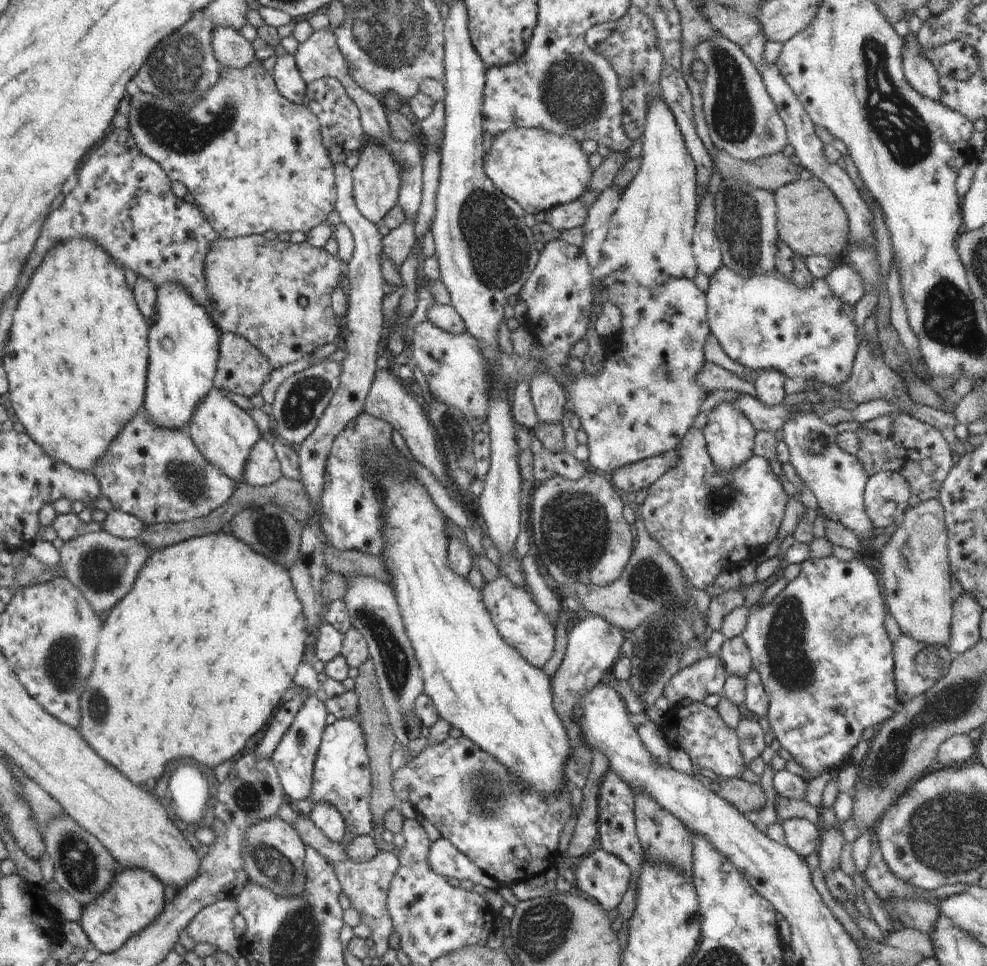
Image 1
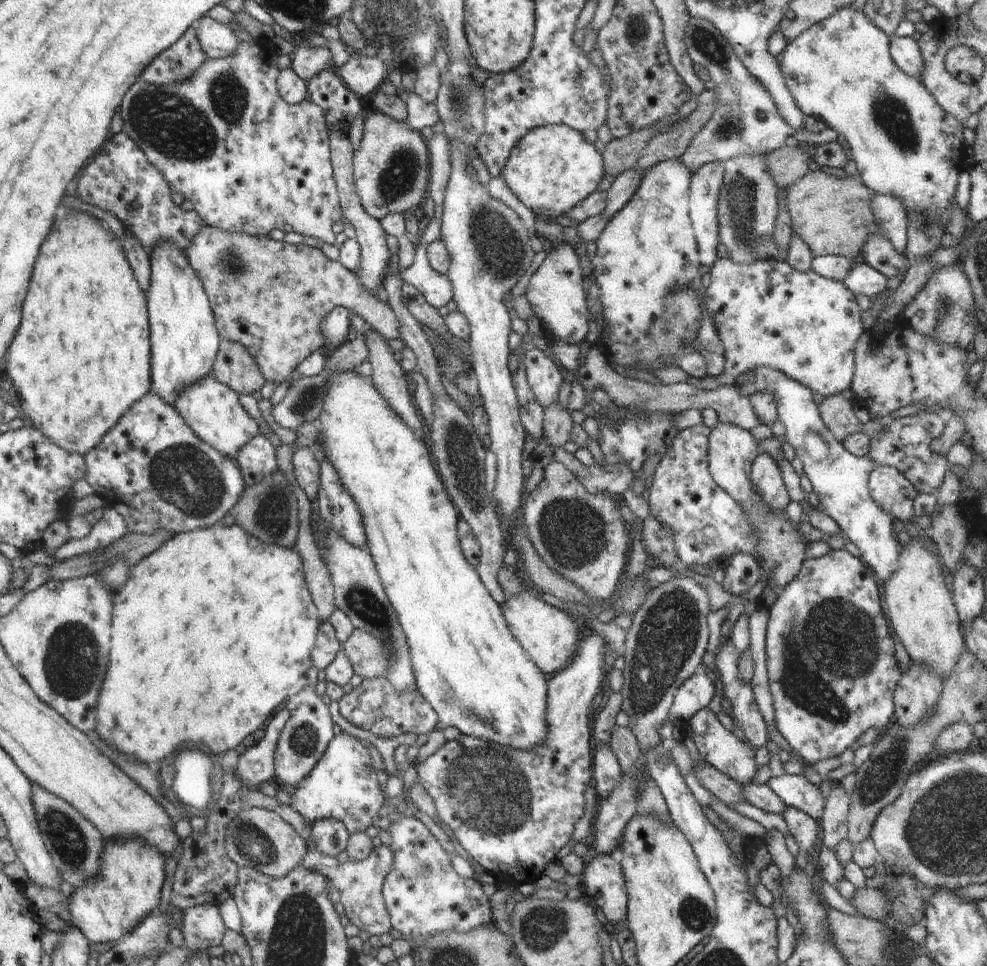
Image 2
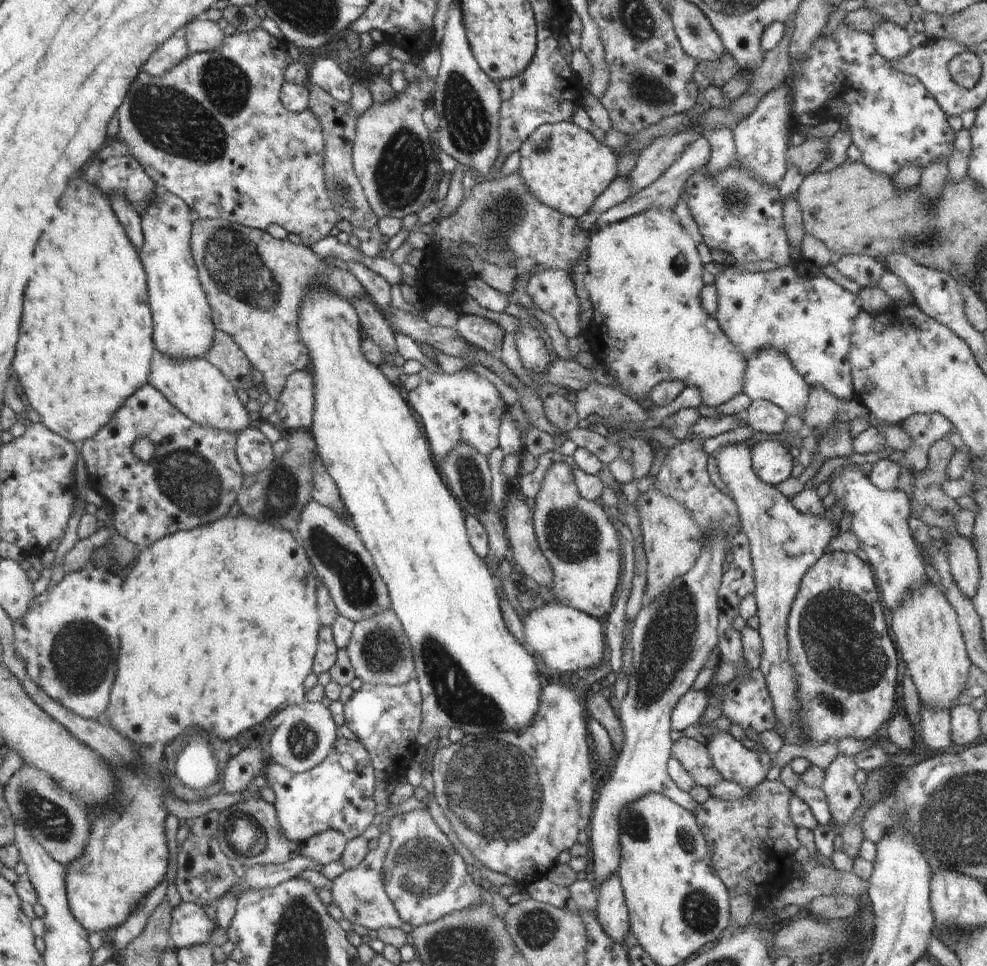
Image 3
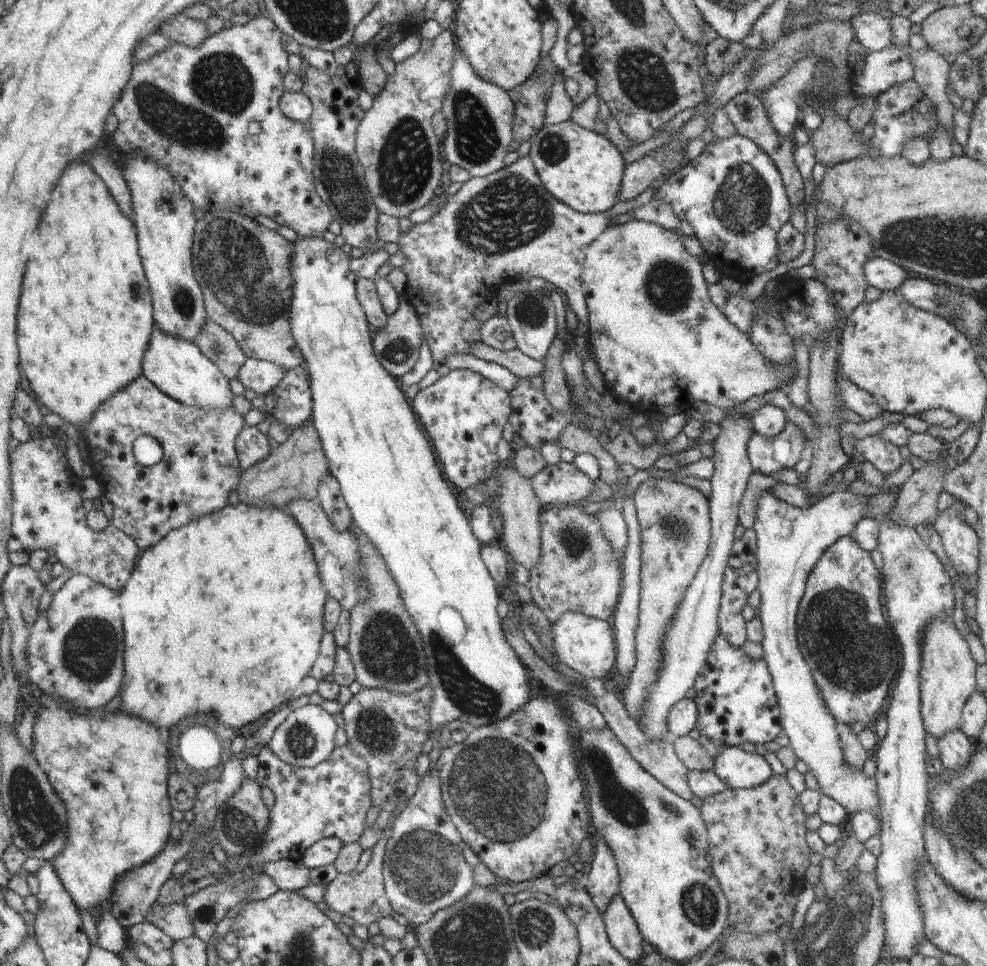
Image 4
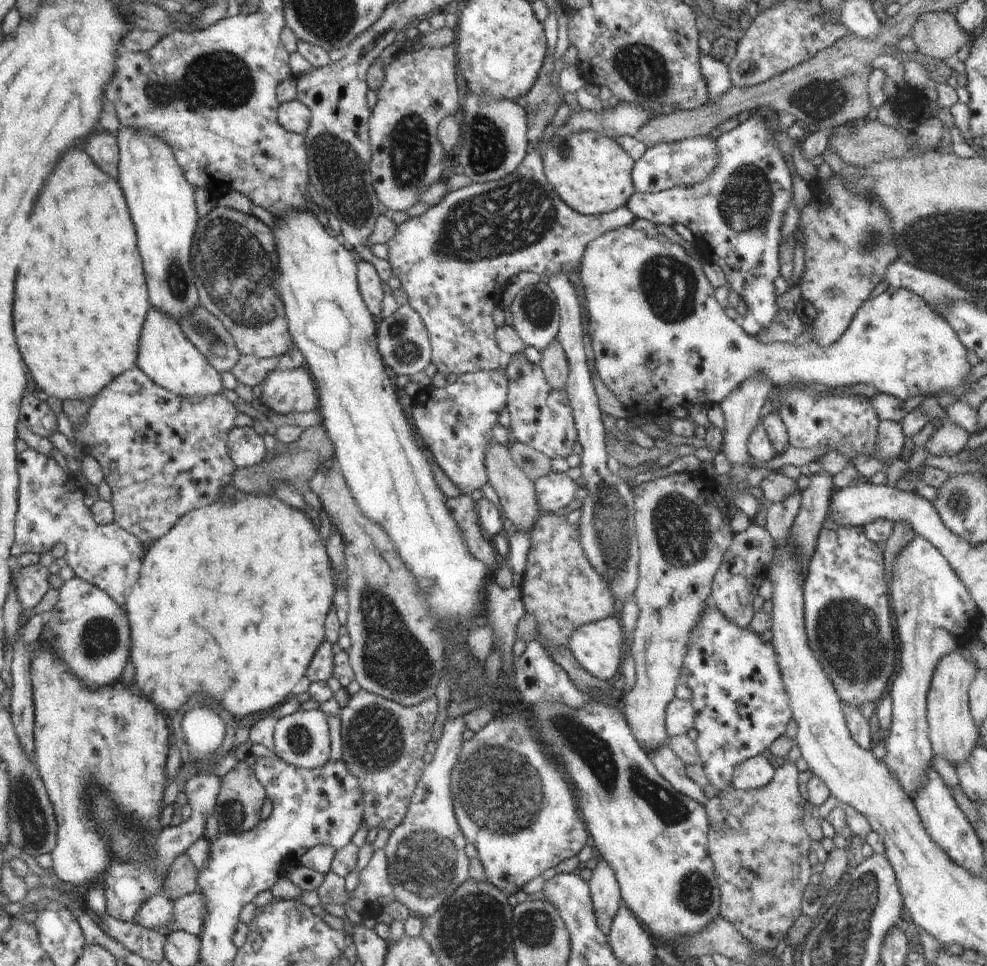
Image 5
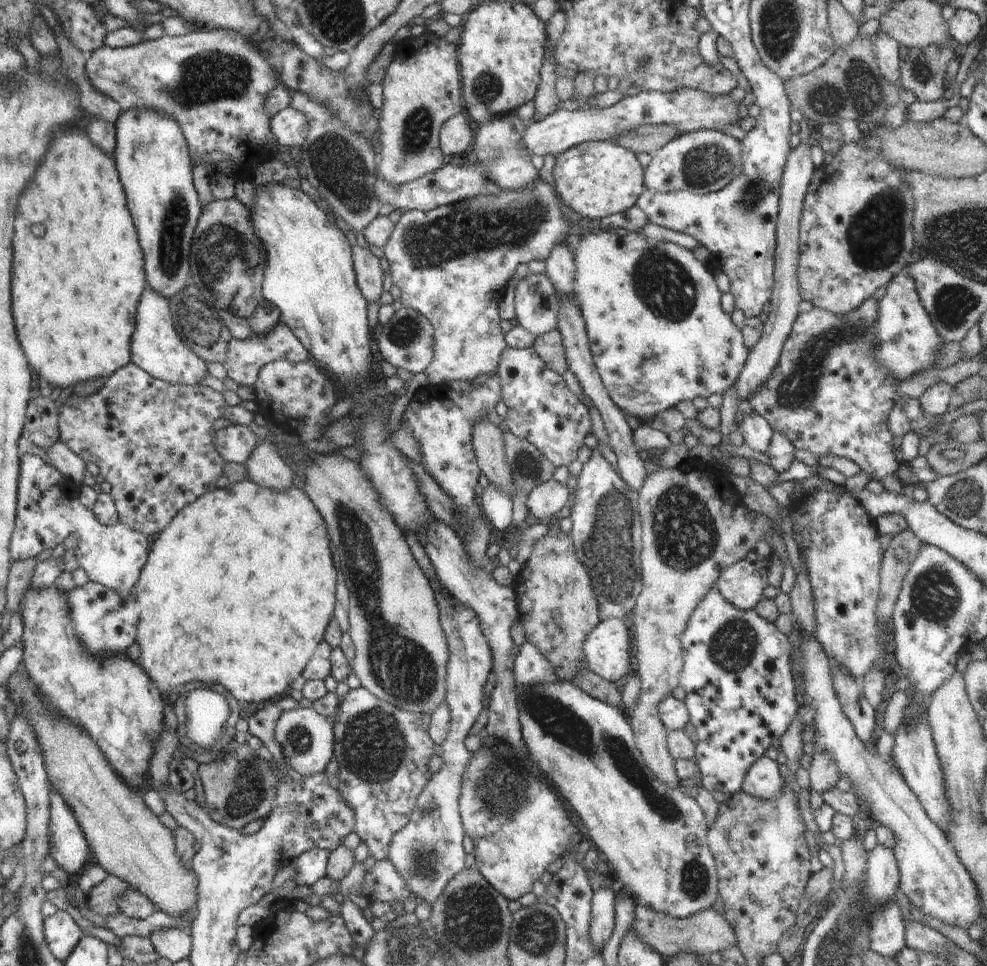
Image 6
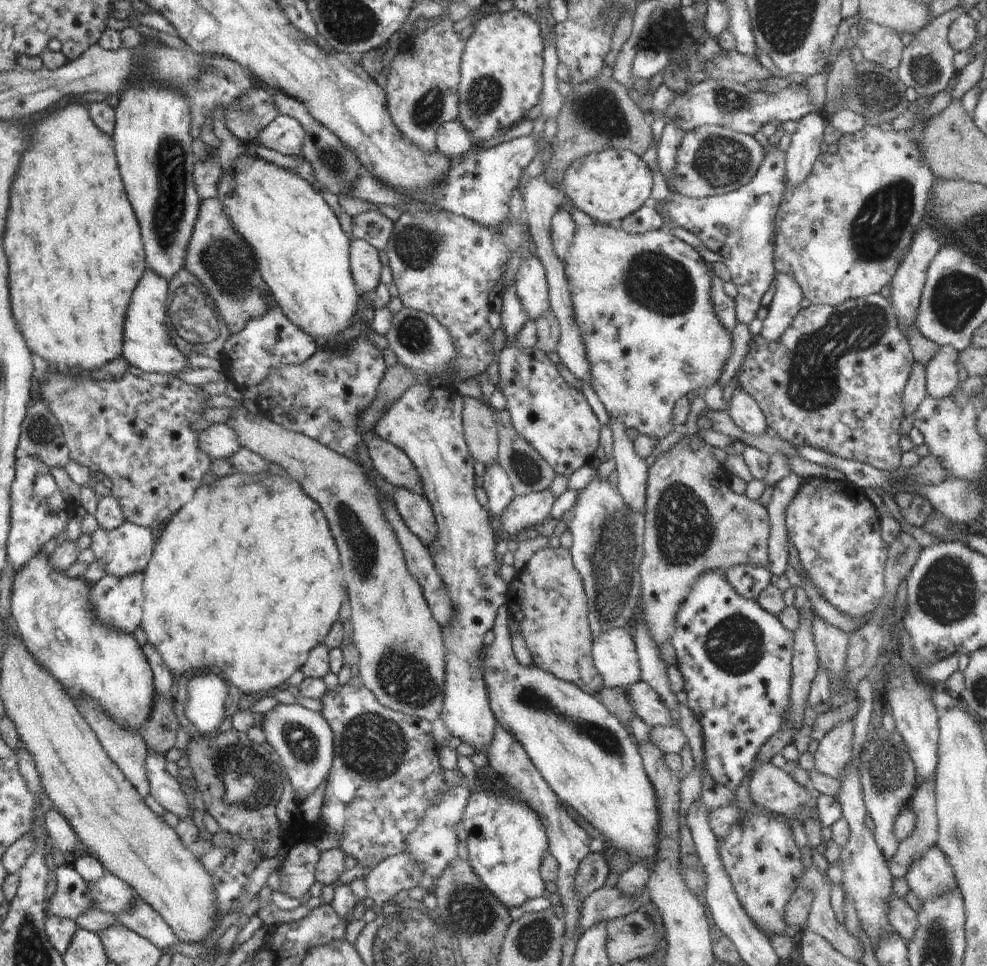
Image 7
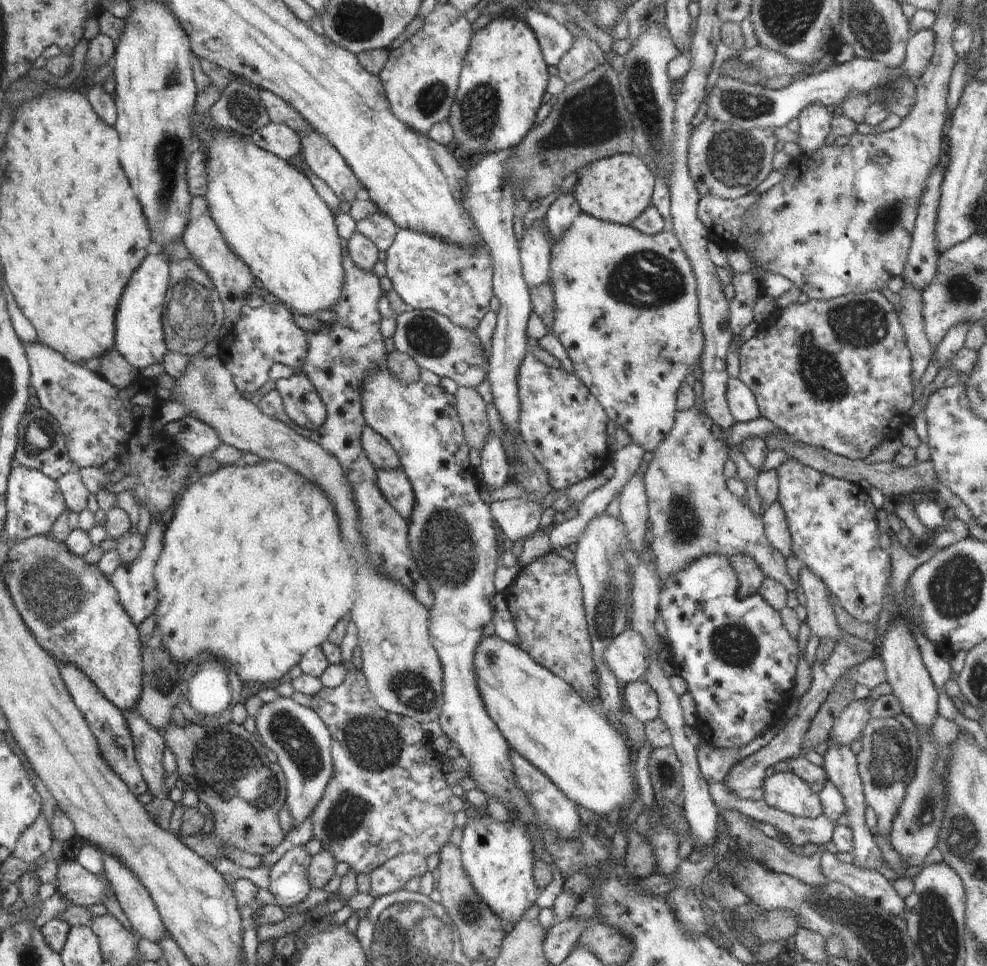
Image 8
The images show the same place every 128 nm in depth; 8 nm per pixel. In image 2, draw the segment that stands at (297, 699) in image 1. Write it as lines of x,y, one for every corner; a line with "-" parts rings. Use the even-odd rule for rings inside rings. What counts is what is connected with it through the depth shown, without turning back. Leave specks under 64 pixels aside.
288,706
272,716
272,720
268,720
264,737
239,756
239,763
231,776
239,779
243,785
252,786
258,786
276,778
276,743
290,713
290,706

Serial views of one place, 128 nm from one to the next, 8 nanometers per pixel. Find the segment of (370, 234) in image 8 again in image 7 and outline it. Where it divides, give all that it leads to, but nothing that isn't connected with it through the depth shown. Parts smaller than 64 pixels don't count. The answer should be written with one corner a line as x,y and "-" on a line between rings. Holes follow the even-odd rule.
366,211
351,218
351,232
379,251
385,250
393,233
394,223
380,211

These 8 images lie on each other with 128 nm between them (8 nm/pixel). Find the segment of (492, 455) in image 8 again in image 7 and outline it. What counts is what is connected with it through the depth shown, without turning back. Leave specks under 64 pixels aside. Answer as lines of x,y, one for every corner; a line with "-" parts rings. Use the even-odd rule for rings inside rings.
496,461
485,468
482,476
482,488
486,491
489,500
489,511
498,518
506,509
510,501
515,497
510,479
502,465

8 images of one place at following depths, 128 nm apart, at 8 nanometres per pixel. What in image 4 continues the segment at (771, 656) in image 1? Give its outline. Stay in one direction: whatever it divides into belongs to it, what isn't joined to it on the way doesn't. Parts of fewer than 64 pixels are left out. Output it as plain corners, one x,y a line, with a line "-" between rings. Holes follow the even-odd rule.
850,535
839,538
830,548
827,548
822,553
822,556
816,561
806,581
805,593
802,595
796,619
796,634
799,640
799,649
812,671
812,676
821,690
825,703
828,705
830,712
835,716
837,724
842,723
852,726
854,722
862,722
867,727
873,727
876,718
881,714
882,706
887,702
886,698
888,698
888,692
890,692
890,684
896,680
900,669
901,646
886,613
882,612
882,602
880,602
880,594
882,594
882,590
880,590
881,582
881,571
876,569
876,566
872,562
871,552
856,544
856,541

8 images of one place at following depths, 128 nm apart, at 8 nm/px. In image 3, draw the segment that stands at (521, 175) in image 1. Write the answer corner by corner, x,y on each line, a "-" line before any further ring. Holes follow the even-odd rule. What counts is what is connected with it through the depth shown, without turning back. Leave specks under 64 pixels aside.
571,120
540,126
524,141
519,152
521,163
518,172
522,175
530,192
533,192
541,203
576,218
589,212
595,200
619,175
617,171
617,154
604,143
598,142
590,134
590,131
582,129

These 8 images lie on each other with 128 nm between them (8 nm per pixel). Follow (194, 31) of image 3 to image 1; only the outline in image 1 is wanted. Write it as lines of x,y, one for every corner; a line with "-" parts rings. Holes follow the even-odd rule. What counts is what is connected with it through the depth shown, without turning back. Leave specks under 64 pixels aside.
213,24
211,45
213,55
222,67
239,69
248,66
255,58
251,42
236,29

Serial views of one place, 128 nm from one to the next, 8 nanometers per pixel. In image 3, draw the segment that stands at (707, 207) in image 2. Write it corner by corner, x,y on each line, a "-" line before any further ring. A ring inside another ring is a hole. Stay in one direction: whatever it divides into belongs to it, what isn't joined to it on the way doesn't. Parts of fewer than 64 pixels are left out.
727,126
712,128
705,137
711,150
710,160
705,168
709,175
713,175
735,160
735,140
732,130

